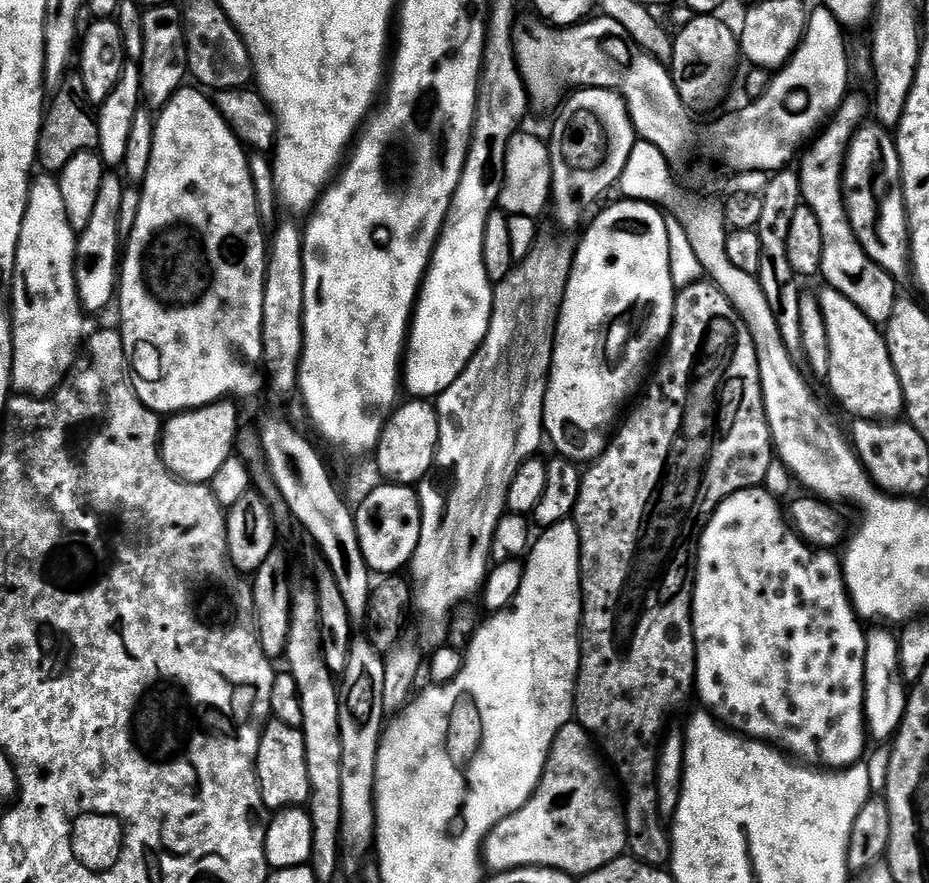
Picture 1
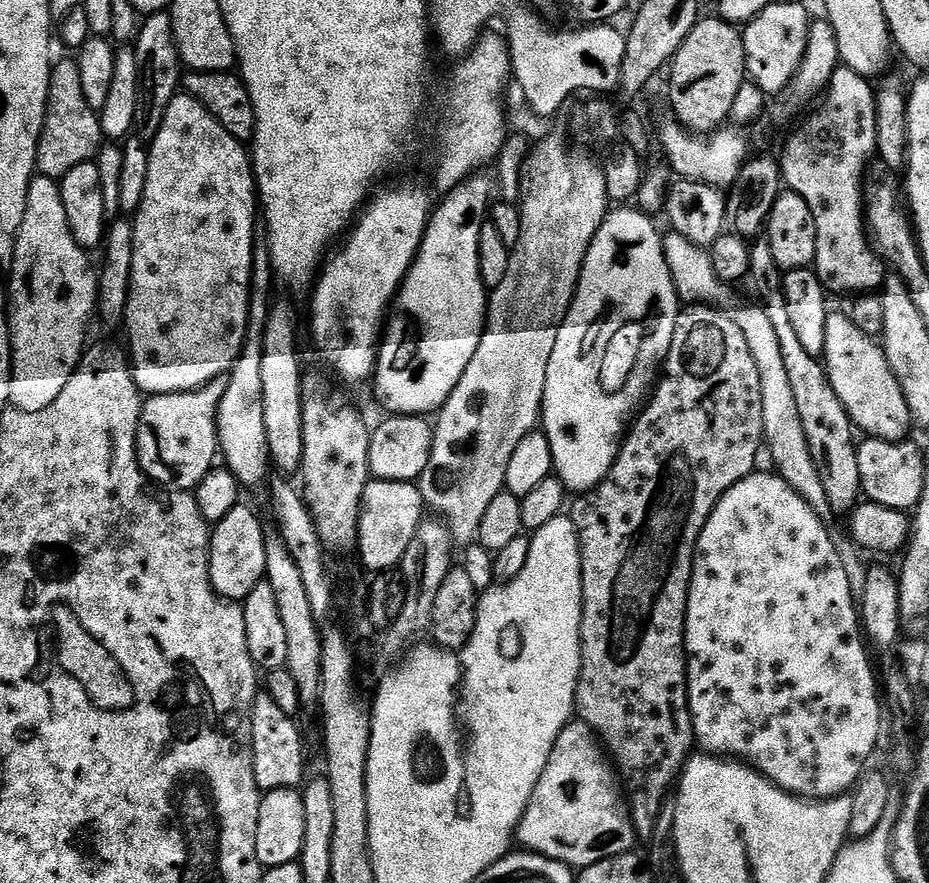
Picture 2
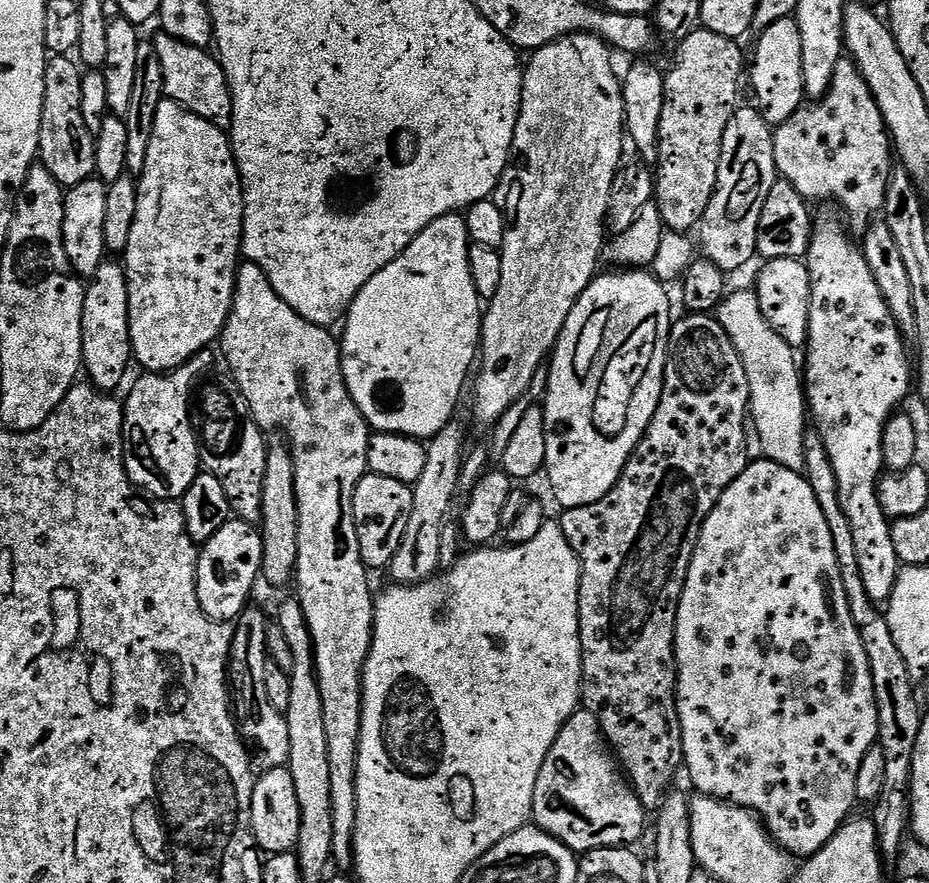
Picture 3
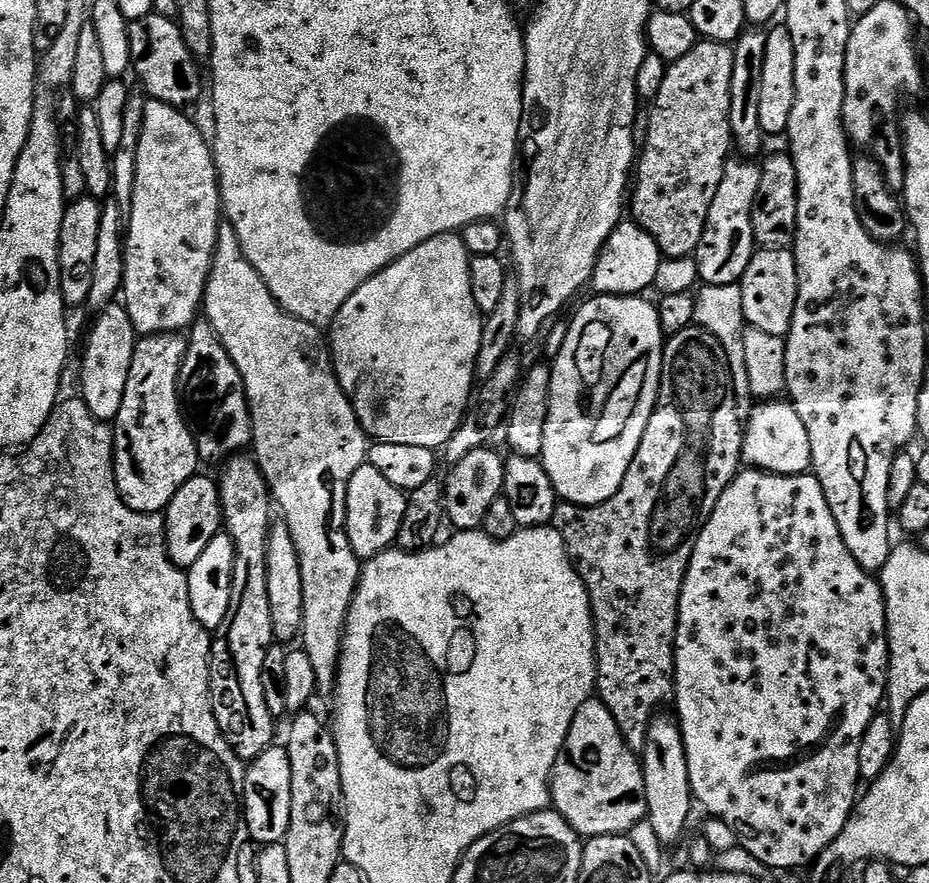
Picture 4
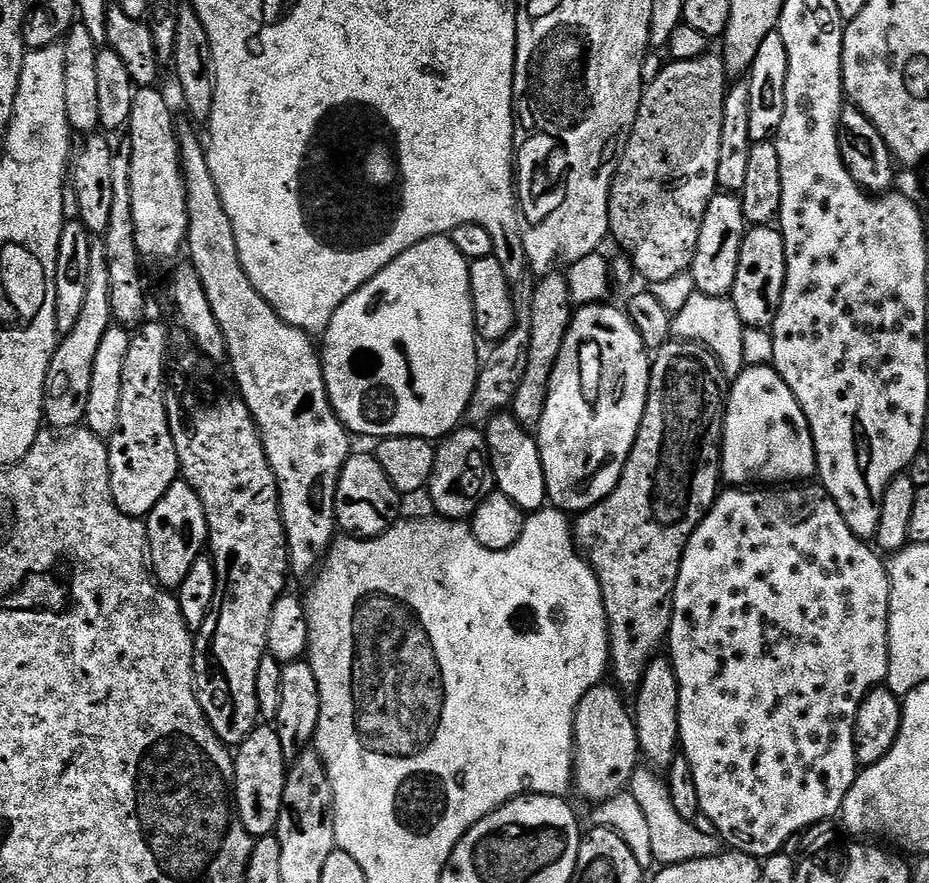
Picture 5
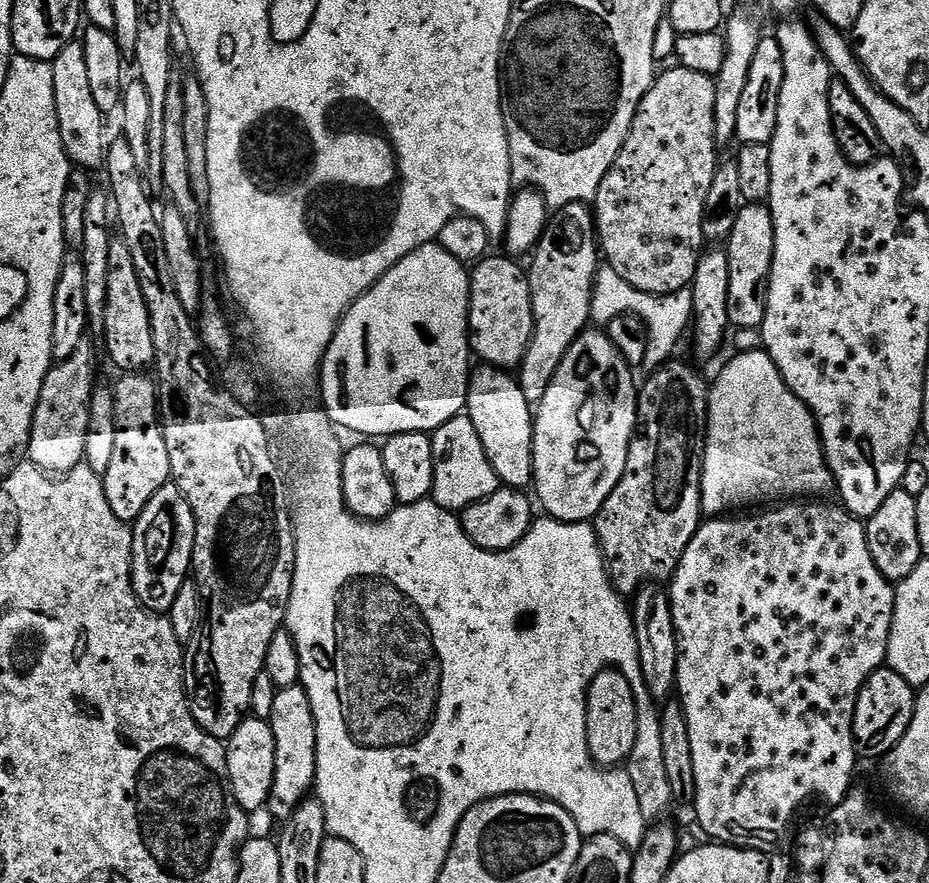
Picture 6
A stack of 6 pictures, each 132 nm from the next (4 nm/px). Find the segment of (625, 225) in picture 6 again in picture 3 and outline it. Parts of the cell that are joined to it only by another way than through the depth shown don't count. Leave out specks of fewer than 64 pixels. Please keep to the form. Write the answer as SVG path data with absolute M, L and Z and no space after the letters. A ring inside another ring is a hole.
M699 27L679 41L680 49L672 60L672 69L664 77L665 105L662 106L659 156L654 165L655 197L665 229L691 233L706 214L710 198L718 182L718 162L722 154L722 134L737 107L736 91L740 88L740 71L746 68L746 52L737 41L722 38L704 27Z

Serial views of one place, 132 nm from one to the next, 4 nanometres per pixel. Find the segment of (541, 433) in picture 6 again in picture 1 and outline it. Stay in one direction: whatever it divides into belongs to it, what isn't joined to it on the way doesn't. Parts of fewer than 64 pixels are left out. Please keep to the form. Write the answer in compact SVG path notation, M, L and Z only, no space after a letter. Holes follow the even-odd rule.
M618 200L593 218L580 245L575 245L572 273L556 323L552 368L544 395L544 434L547 443L556 447L557 457L573 462L591 462L604 453L617 423L616 411L641 391L652 355L665 347L672 333L678 289L670 278L669 221L661 209L646 201Z

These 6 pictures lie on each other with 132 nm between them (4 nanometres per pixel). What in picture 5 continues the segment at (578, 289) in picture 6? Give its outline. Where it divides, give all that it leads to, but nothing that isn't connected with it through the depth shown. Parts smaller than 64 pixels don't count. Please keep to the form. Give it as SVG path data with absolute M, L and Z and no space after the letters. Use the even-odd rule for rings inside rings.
M548 274L544 280L535 285L533 294L533 324L530 334L530 344L527 348L525 374L521 385L510 405L510 411L523 428L536 430L540 427L540 419L546 410L548 383L552 377L552 367L556 365L558 354L562 350L562 342L572 324L574 315L574 292L568 289L568 280L564 276Z

